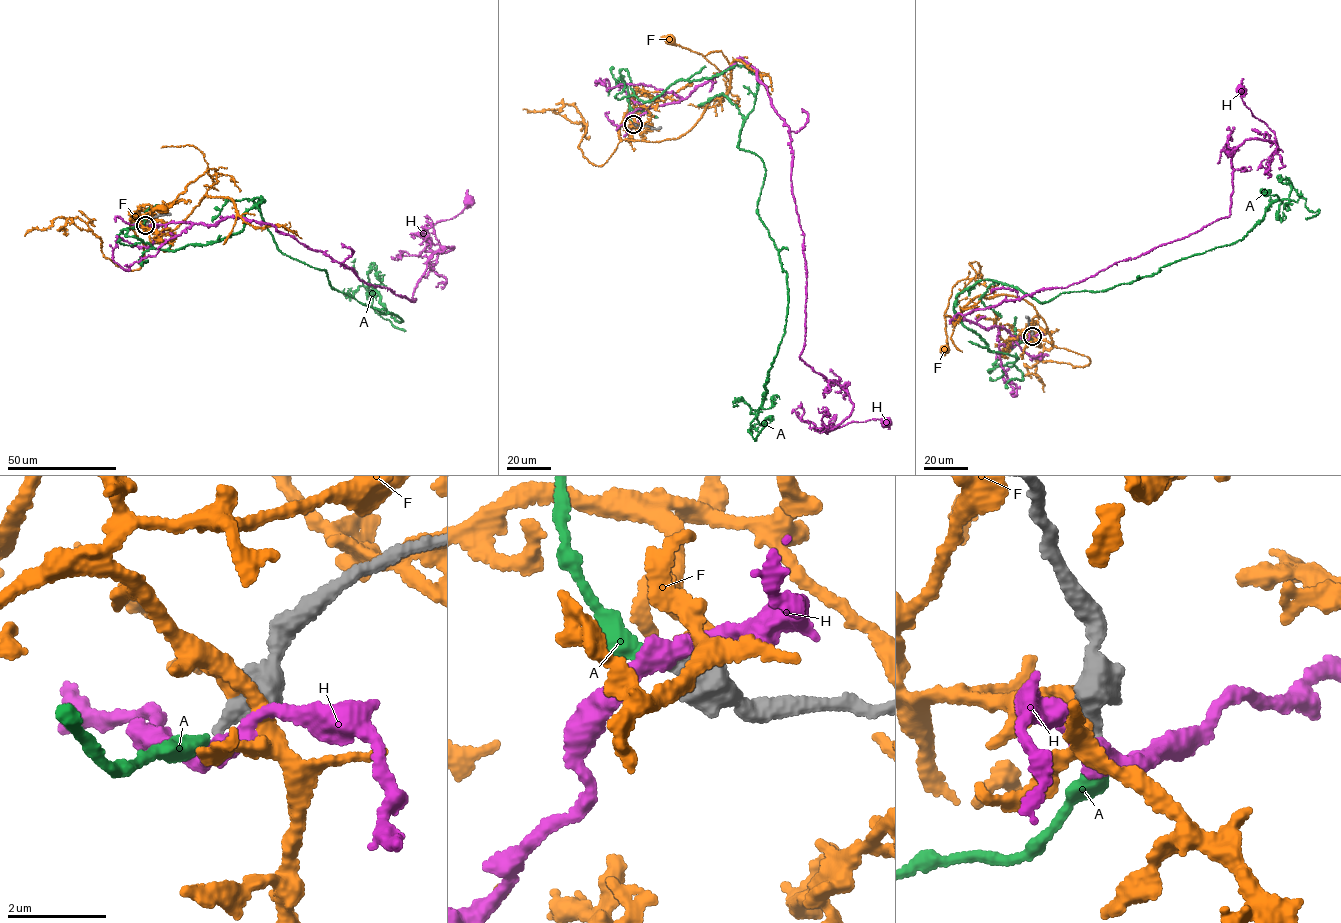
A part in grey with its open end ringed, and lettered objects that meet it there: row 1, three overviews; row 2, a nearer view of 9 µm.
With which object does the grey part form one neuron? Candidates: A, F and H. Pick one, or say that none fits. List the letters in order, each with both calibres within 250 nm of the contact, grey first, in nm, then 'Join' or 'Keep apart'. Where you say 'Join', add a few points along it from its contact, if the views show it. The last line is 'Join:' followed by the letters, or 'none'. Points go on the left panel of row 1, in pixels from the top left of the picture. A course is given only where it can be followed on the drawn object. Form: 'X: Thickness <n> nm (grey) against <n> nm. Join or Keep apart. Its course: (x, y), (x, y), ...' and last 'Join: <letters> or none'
A: Thickness 320 nm (grey) against 400 nm. Join. Its course: (145, 225), (125, 235), (207, 244), (261, 197), (277, 248), (403, 322), (374, 288), (406, 331)
F: Thickness 650 nm (grey) against 360 nm. Keep apart
H: Thickness 380 nm (grey) against 360 nm. Keep apart
Join: A

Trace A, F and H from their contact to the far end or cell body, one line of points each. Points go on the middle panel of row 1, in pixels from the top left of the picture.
A: (633, 124), (622, 69), (646, 102), (756, 75), (737, 147), (763, 163), (788, 296), (748, 430), (767, 426)
F: (635, 124), (623, 119), (618, 137), (676, 138), (726, 95), (725, 75), (670, 40)
H: (634, 124), (736, 60), (757, 71), (789, 128), (806, 275), (799, 356), (853, 405), (826, 432), (886, 423)

